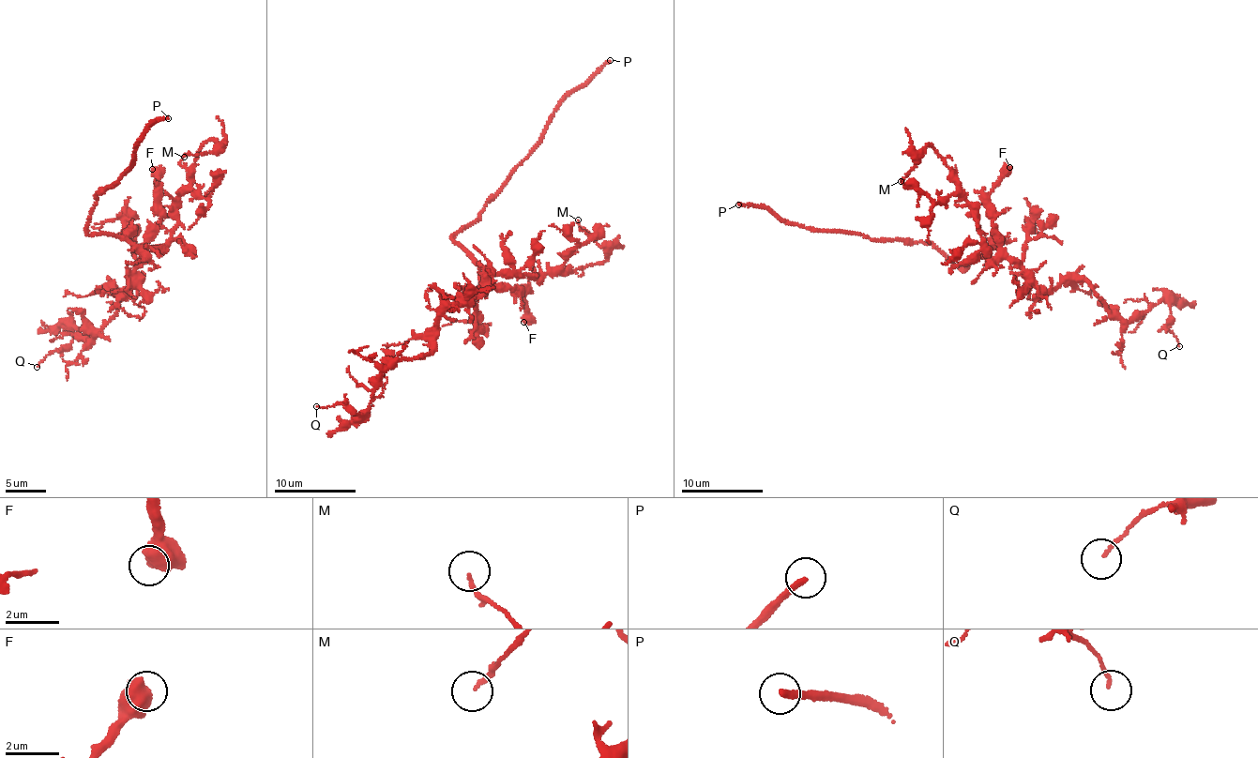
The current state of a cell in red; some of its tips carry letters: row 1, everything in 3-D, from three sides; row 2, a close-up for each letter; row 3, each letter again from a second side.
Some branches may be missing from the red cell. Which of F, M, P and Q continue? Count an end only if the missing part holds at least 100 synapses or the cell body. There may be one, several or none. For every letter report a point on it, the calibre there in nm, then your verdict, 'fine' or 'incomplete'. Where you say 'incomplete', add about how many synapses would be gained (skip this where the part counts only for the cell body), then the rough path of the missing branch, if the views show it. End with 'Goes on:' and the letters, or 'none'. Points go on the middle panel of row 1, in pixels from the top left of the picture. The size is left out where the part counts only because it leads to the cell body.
F: at (523, 322); 550 nm thick; fine
M: at (578, 219); 110 nm thick; fine
P: at (610, 60); 240 nm thick; incomplete
Q: at (316, 406); 110 nm thick; fine
Goes on: P

